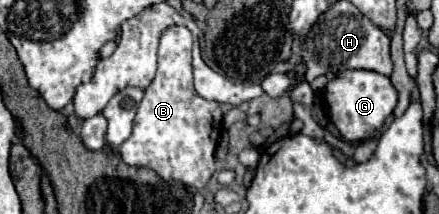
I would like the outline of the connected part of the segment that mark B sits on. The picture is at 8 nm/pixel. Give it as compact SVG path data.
M183 26L169 28L159 42L159 68L139 104L133 134L119 148L131 166L149 166L163 180L179 180L197 190L205 188L215 172L215 148L223 112L215 100L201 98L193 88L191 32Z

